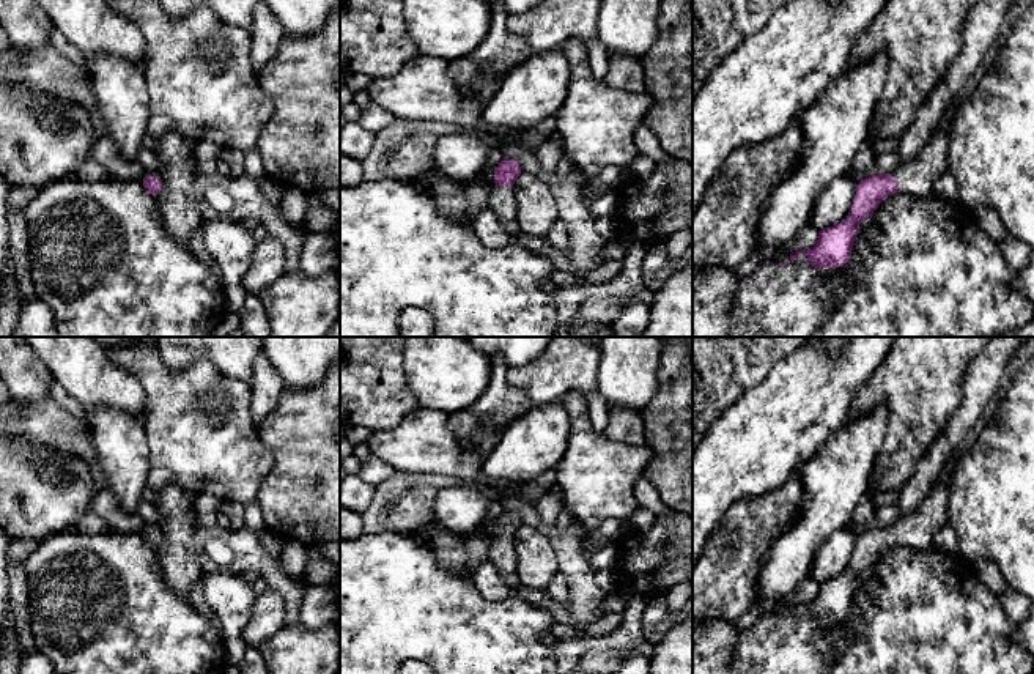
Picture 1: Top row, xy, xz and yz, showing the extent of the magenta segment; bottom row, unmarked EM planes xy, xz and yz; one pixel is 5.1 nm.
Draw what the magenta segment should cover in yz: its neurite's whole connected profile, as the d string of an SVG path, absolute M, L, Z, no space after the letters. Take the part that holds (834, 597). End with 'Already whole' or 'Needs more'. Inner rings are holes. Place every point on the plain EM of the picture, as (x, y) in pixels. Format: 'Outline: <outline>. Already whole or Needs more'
Outline: M944 476L943 483L941 483L938 488L935 488L933 491L930 491L930 494L927 496L927 499L922 502L921 509L919 509L916 513L905 515L905 517L899 518L896 523L892 523L891 526L872 528L872 529L869 529L869 531L866 531L866 532L861 532L861 534L856 537L856 548L855 548L855 553L853 553L853 557L851 557L851 565L850 565L850 568L848 568L845 573L842 573L840 576L834 578L834 580L826 580L826 581L820 583L820 584L818 584L818 592L817 592L817 595L815 595L815 598L814 598L812 602L796 603L795 608L793 608L790 613L781 616L779 619L784 619L784 617L787 617L787 616L792 614L792 613L800 611L801 608L806 608L807 613L811 614L811 617L815 619L815 620L829 622L829 620L837 620L837 619L845 617L845 616L848 614L850 608L851 608L851 603L853 603L853 598L855 598L855 591L856 591L859 576L861 576L866 570L869 570L869 568L878 561L878 557L880 557L884 551L888 551L889 548L896 546L897 543L902 543L902 545L905 545L905 546L908 546L908 548L914 548L914 550L927 550L927 548L932 546L932 539L933 539L933 535L935 535L946 523L947 523L947 477Z. Needs more

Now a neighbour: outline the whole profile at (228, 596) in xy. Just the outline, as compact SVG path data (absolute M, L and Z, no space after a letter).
M227 568L203 570L200 583L208 606L220 619L227 663L238 666L249 647L242 631L255 605L253 586Z

